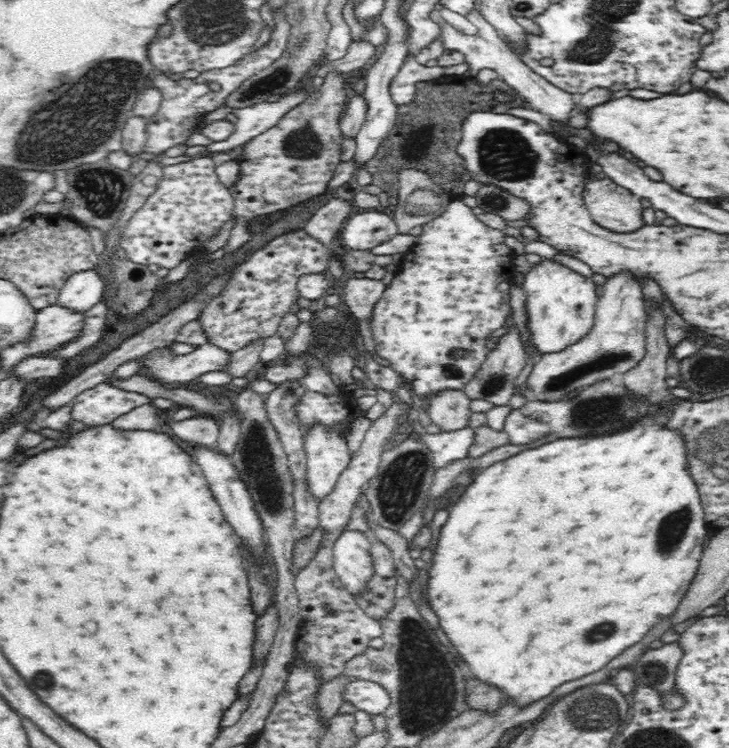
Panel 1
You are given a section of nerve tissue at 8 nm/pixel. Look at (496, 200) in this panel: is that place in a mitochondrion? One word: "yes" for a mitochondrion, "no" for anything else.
yes

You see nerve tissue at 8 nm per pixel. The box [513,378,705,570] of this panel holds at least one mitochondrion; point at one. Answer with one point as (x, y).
(603, 411)

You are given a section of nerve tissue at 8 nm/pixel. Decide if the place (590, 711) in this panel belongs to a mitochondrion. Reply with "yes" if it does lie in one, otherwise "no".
yes

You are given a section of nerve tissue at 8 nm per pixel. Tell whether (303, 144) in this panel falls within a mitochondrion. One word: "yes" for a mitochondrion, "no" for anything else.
yes

